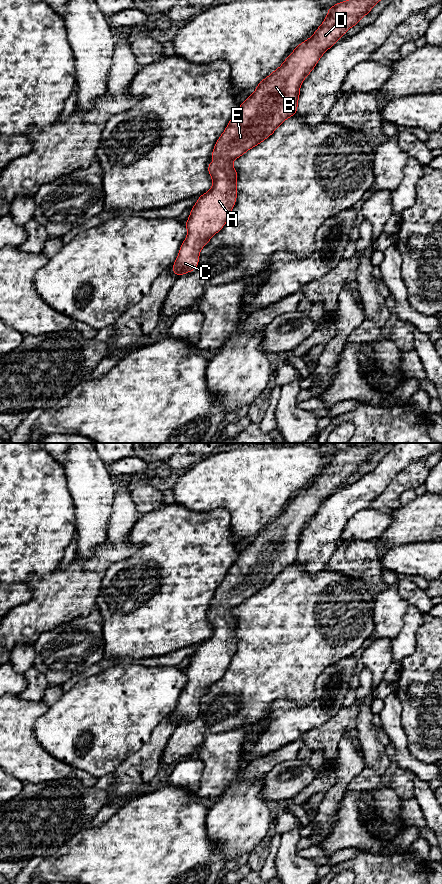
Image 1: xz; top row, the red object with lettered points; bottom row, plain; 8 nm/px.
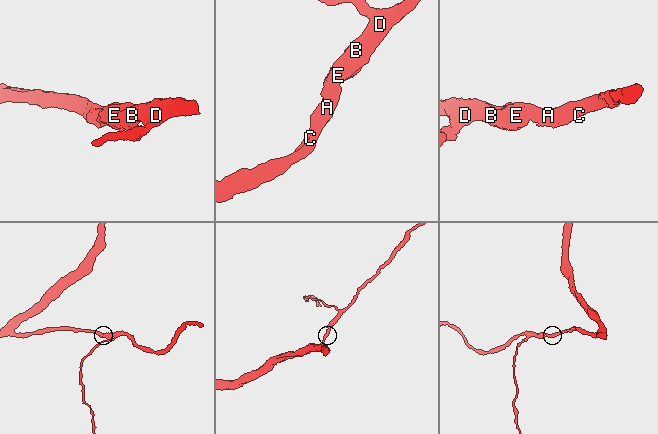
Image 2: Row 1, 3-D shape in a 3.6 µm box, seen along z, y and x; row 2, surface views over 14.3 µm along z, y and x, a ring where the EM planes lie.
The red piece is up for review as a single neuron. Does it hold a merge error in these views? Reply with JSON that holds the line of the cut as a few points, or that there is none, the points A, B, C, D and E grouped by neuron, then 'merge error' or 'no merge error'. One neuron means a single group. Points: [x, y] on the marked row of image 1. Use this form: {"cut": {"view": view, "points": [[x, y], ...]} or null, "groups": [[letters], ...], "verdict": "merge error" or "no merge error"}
{"cut": null, "groups": [["A", "B", "C", "D", "E"]], "verdict": "no merge error"}

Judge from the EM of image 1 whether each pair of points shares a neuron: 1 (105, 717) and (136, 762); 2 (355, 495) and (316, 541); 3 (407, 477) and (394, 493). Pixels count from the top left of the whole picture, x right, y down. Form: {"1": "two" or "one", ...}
{"1": "two", "2": "one", "3": "one"}

